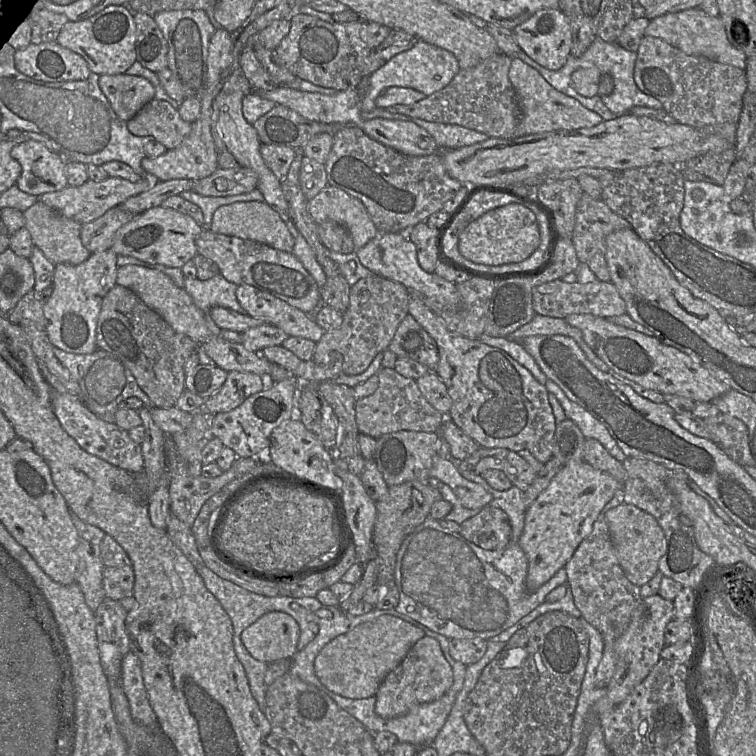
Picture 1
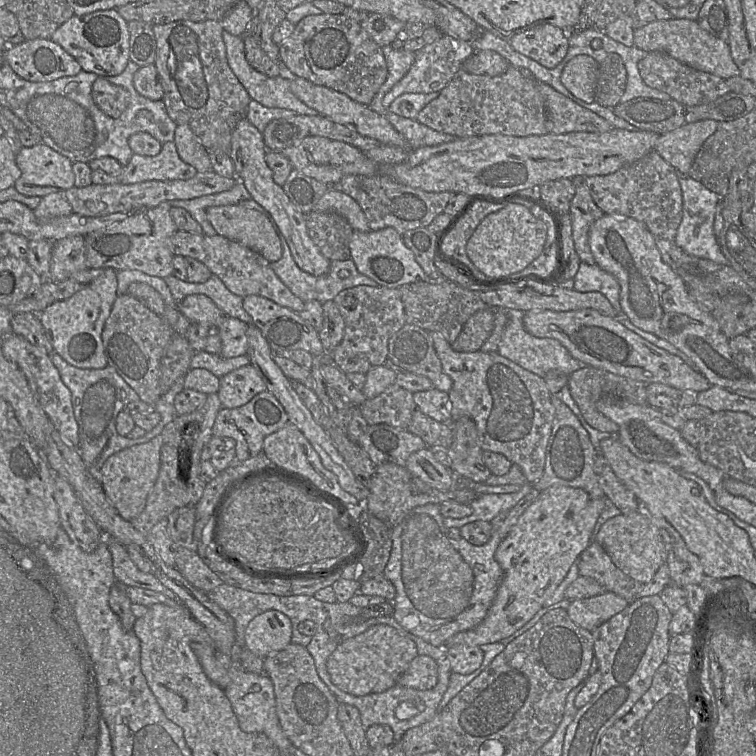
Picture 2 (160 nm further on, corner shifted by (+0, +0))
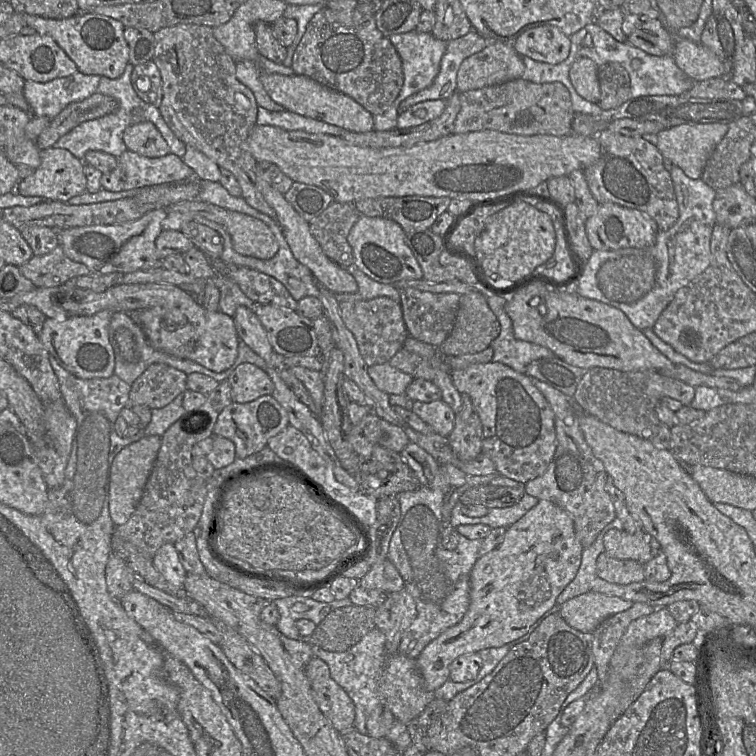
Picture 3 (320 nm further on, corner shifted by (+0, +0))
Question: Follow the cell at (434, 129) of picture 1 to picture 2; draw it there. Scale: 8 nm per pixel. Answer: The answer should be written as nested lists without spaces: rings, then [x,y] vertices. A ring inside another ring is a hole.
[[[390,111],[384,116],[406,138],[410,149],[417,149],[421,146],[435,146],[455,139],[450,134],[436,131],[421,124],[417,119],[405,118]]]

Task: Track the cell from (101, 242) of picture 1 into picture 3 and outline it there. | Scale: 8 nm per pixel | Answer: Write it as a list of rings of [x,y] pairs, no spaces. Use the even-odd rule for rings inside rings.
[[[60,244],[47,254],[34,255],[19,270],[36,287],[59,286],[77,276],[91,274],[86,265],[68,258]]]

